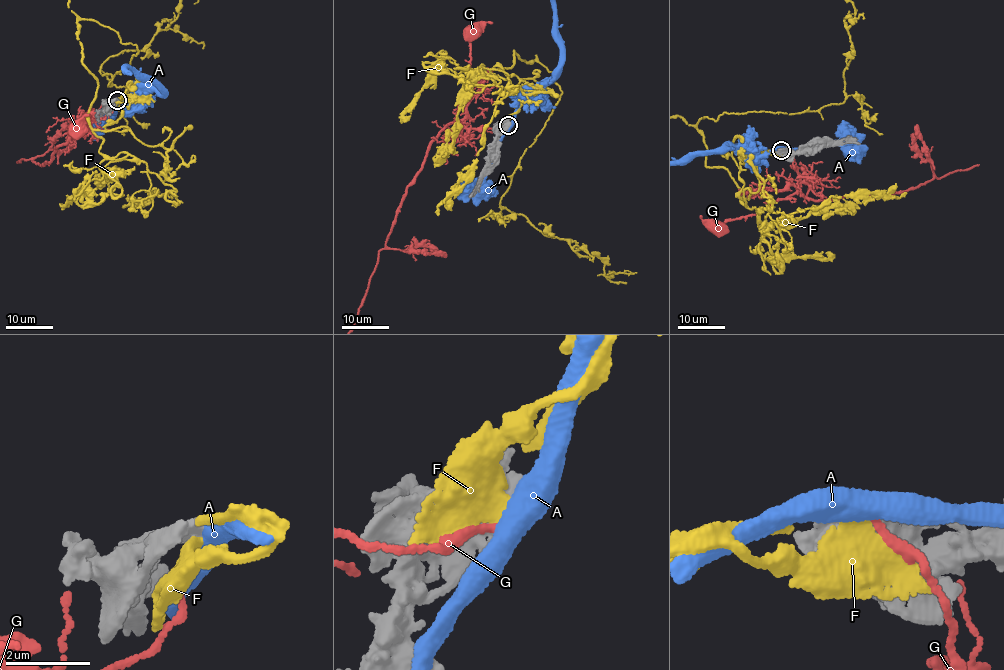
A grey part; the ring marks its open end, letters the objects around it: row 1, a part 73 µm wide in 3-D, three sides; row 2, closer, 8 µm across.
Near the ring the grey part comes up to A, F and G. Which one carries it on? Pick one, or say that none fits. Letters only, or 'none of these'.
F

